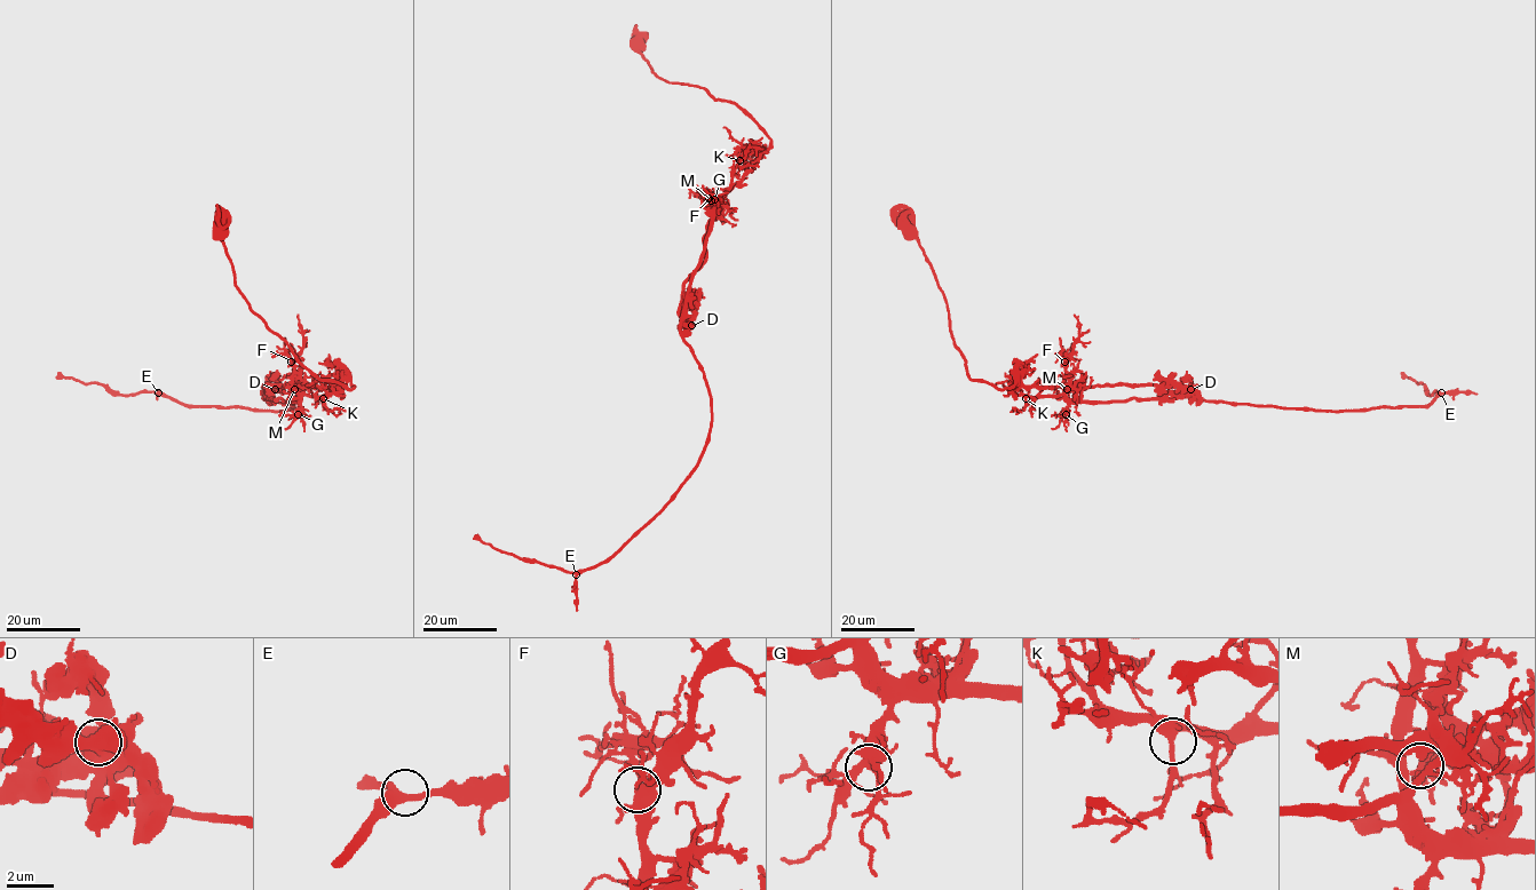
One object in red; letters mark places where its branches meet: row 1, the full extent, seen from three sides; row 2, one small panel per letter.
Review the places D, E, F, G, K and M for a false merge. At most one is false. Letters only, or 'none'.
M

